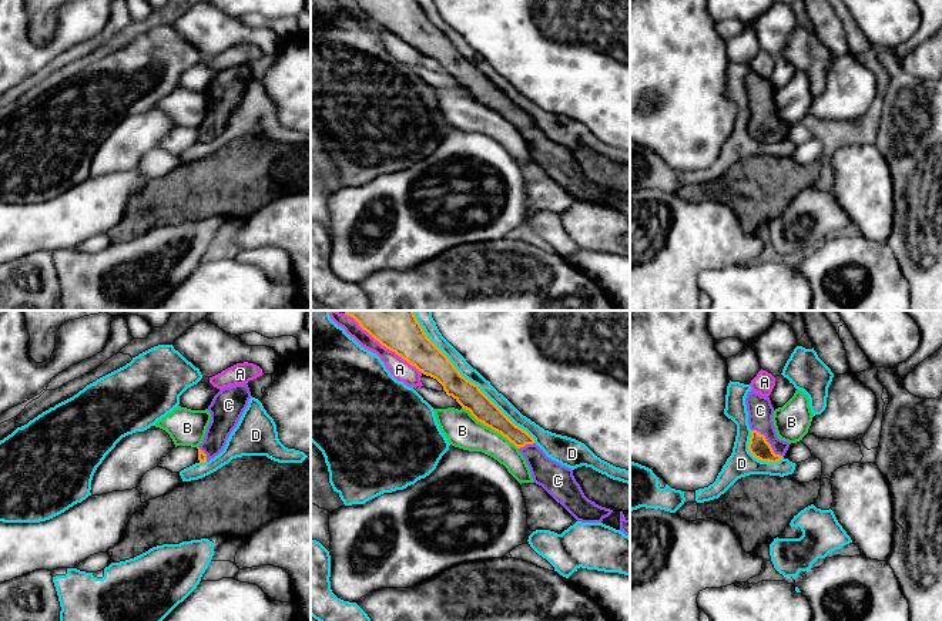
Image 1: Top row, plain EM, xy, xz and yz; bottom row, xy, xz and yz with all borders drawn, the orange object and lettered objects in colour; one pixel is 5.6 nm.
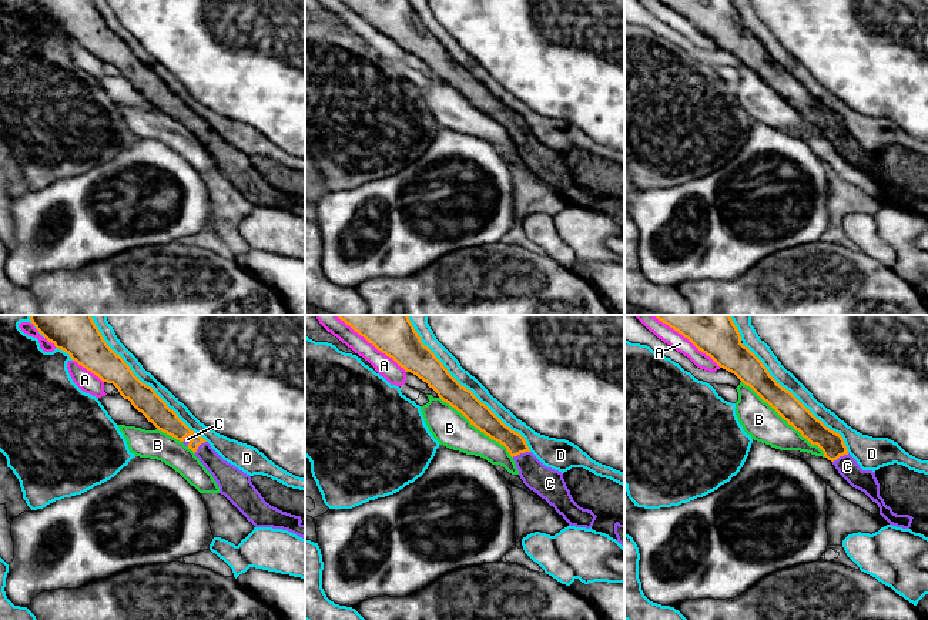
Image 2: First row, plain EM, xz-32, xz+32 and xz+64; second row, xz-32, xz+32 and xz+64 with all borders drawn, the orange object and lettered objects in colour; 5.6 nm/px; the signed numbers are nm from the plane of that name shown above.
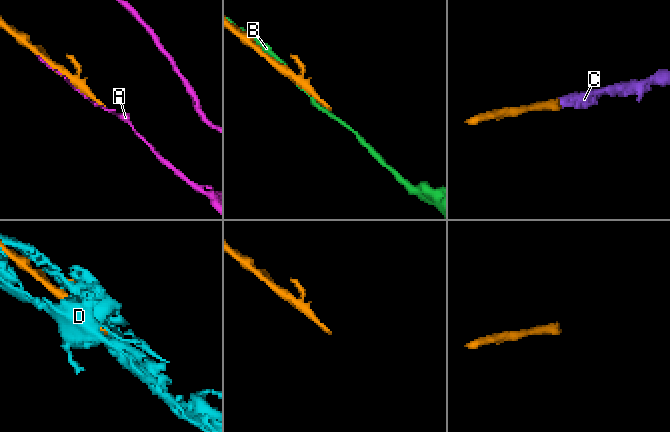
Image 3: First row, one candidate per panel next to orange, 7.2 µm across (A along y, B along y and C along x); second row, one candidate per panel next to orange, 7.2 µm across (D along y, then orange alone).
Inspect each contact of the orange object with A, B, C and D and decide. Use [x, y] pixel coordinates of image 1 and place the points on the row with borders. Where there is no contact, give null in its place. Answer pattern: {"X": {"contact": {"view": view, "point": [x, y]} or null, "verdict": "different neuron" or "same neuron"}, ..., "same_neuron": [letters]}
{"A": {"contact": {"view": "xz", "point": [384, 345]}, "verdict": "different neuron"}, "B": {"contact": {"view": "xz", "point": [490, 428]}, "verdict": "different neuron"}, "C": {"contact": {"view": "yz", "point": [767, 442]}, "verdict": "same neuron"}, "D": {"contact": {"view": "xz", "point": [466, 379]}, "verdict": "different neuron"}, "same_neuron": ["C"]}

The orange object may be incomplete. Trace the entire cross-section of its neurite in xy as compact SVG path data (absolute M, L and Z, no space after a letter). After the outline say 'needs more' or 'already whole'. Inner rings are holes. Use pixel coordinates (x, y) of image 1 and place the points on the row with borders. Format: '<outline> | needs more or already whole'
M247 383L224 387L214 396L208 406L211 422L202 443L197 447L200 463L209 461L224 450L251 397Z | needs more

